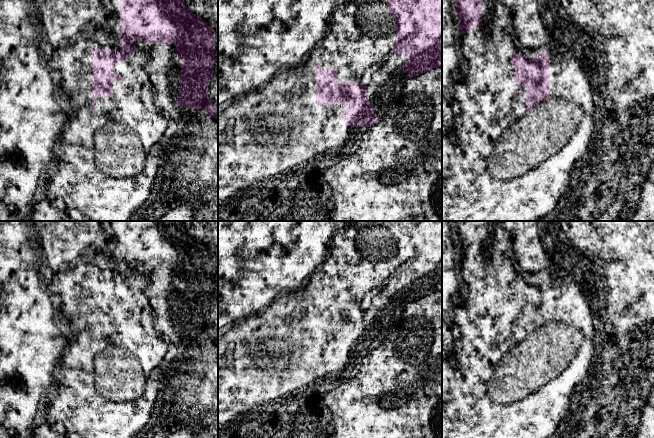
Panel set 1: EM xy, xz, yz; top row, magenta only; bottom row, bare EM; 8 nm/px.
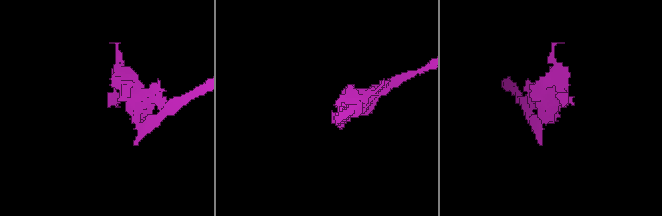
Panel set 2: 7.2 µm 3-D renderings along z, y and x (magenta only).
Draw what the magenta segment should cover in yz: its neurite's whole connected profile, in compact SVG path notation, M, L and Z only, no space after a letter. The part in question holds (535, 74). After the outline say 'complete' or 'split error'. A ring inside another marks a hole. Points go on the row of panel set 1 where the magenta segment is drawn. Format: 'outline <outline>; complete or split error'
outline M550 50L544 54L536 53L532 60L528 61L521 53L515 53L510 58L510 64L517 70L514 80L518 88L526 87L526 112L529 112L536 105L551 98L550 97Z; complete

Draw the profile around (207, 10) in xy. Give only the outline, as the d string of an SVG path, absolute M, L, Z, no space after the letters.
M184 0L188 9L208 23L212 28L215 42L216 59L207 94L213 104L218 107L218 0Z

